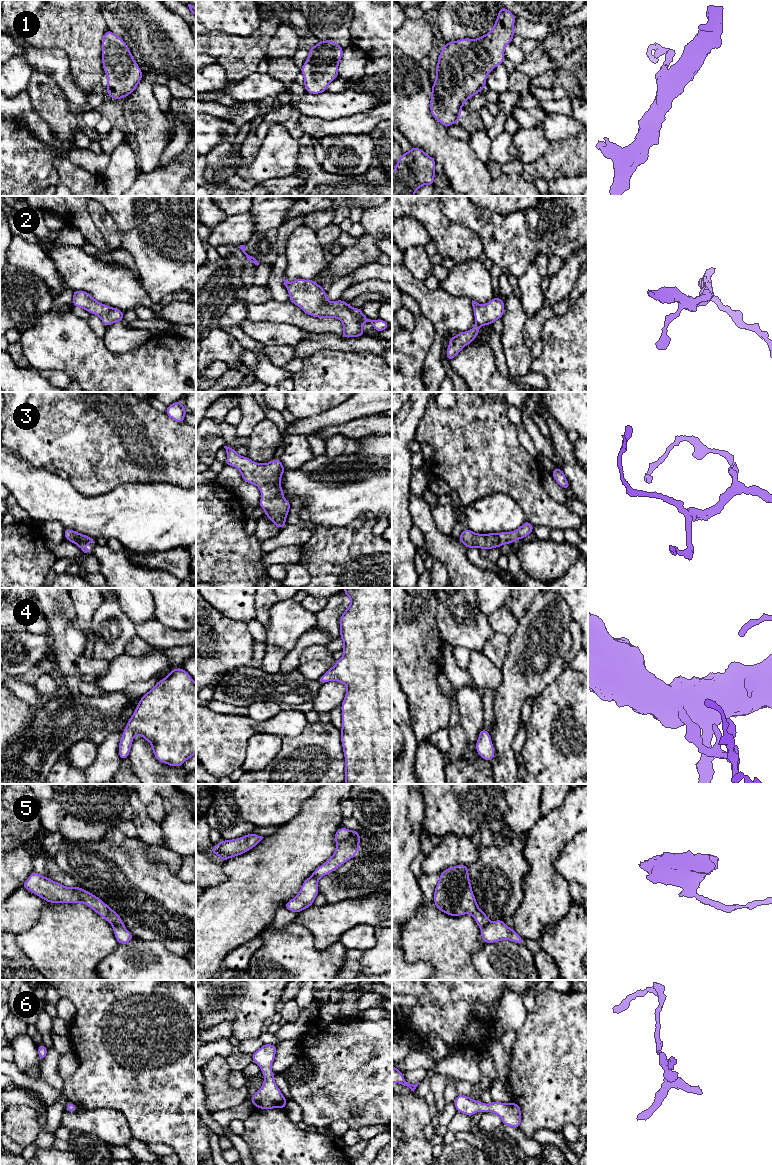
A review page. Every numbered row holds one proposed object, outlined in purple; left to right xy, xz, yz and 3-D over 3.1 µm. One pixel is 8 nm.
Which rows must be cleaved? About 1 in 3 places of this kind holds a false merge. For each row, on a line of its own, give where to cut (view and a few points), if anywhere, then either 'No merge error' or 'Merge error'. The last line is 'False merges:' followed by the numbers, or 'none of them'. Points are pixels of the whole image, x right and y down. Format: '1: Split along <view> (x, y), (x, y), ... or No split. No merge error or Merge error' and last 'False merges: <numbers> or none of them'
1: No split. No merge error
2: No split. No merge error
3: No split. No merge error
4: No split. No merge error
5: Split along xy (112, 924), (124, 927). Merge error
6: No split. No merge error
False merges: 5

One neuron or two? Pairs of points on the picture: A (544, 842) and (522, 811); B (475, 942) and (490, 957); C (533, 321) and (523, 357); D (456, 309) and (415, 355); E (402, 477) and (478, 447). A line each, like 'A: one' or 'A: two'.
A: two
B: two
C: two
D: two
E: two

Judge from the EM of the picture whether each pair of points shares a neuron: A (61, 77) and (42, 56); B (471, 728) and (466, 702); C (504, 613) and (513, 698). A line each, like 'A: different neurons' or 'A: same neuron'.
A: same neuron
B: same neuron
C: different neurons

